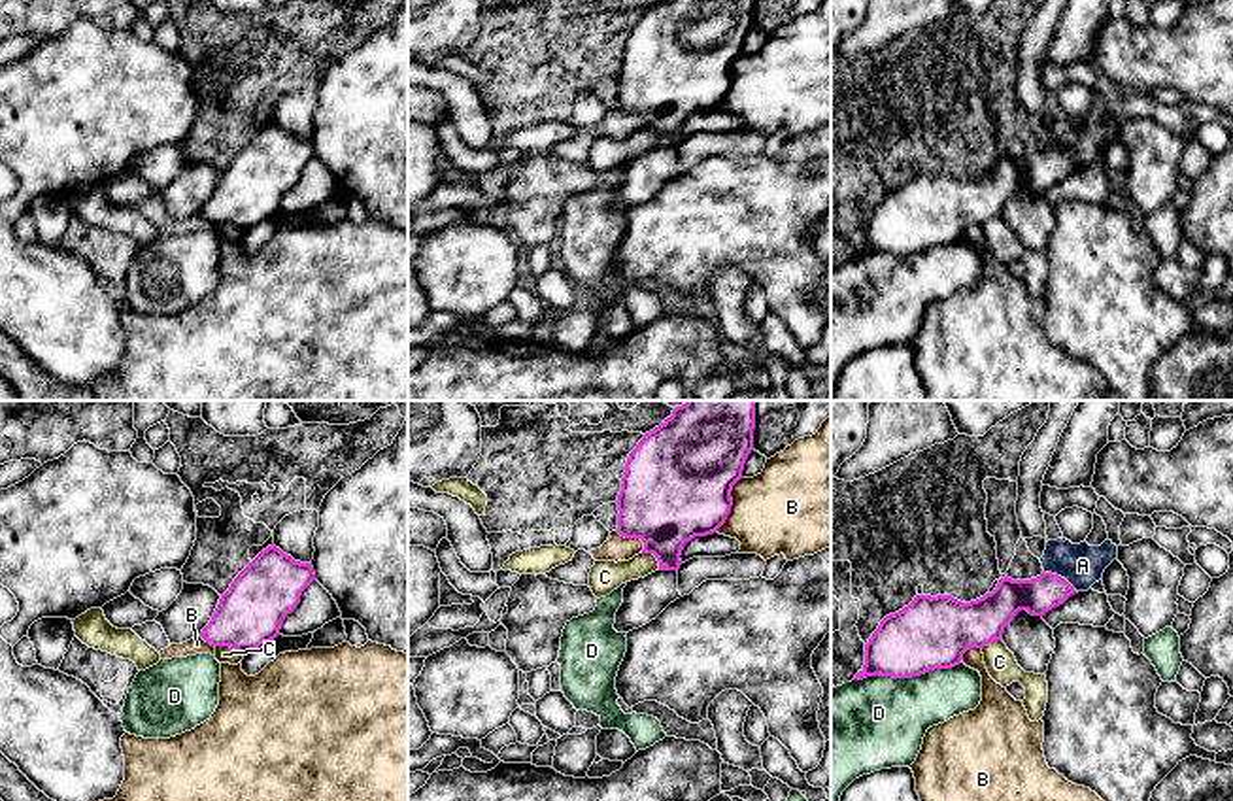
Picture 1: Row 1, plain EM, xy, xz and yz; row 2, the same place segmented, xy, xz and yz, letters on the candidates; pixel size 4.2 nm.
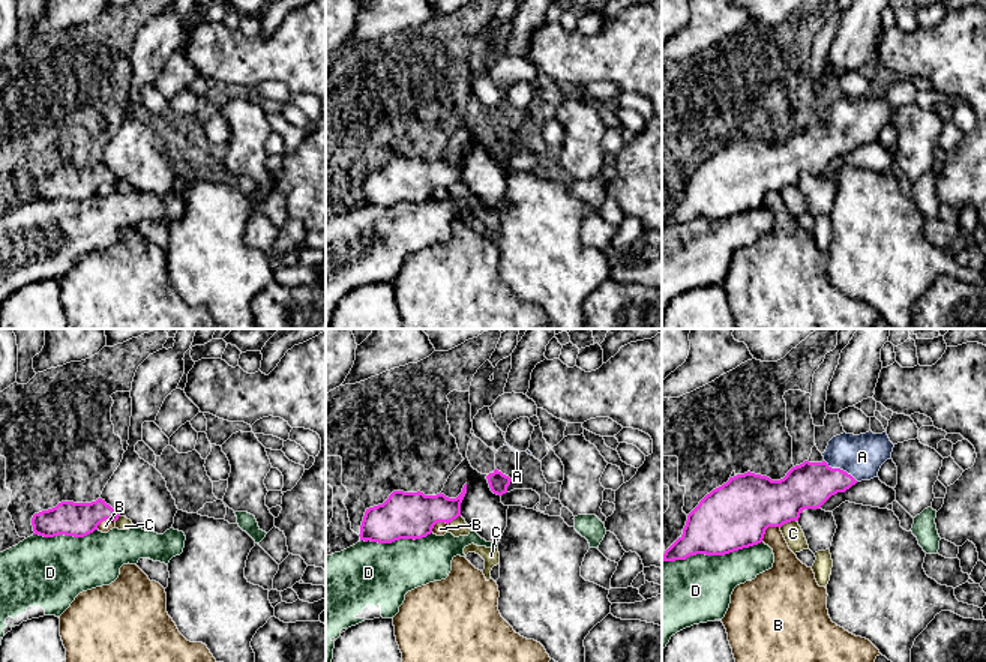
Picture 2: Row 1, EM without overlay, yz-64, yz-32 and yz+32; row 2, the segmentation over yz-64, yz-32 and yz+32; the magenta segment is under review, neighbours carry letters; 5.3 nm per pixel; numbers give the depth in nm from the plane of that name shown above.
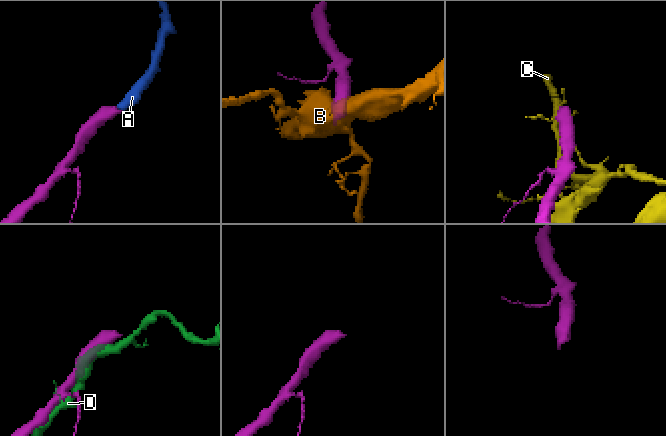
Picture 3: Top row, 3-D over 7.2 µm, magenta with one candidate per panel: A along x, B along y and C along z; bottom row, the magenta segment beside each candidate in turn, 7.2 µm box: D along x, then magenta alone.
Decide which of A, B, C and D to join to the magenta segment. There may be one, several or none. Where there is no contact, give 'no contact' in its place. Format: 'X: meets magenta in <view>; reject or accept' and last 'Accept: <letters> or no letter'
A: meets magenta in yz; accept
B: meets magenta in xz; reject
C: meets magenta in xy; reject
D: meets magenta in yz; reject
Accept: A

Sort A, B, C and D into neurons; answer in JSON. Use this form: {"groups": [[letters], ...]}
{"groups": [["A"], ["B"], ["C"], ["D"]]}

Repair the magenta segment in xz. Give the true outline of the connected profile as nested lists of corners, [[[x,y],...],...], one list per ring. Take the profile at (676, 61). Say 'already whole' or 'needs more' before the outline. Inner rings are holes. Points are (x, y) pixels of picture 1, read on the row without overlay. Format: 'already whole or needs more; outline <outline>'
already whole; outline [[[661,0],[646,9],[629,30],[617,72],[617,110],[625,115],[640,115],[642,130],[653,130],[659,147],[678,147],[682,127],[695,113],[716,110],[727,96],[733,62],[742,55],[744,40],[753,26],[755,0]]]

